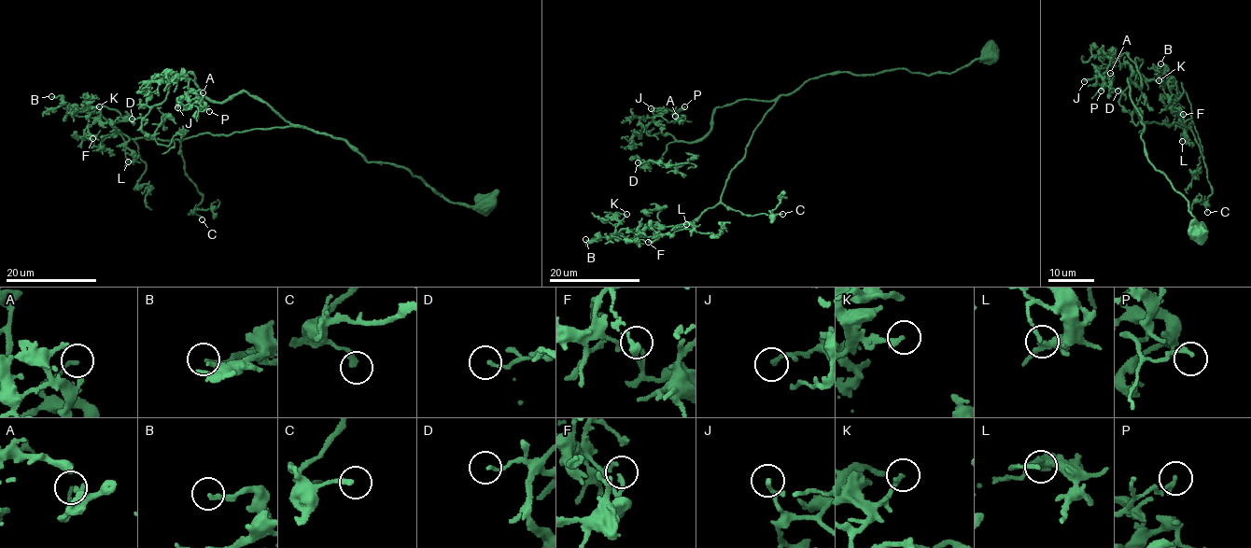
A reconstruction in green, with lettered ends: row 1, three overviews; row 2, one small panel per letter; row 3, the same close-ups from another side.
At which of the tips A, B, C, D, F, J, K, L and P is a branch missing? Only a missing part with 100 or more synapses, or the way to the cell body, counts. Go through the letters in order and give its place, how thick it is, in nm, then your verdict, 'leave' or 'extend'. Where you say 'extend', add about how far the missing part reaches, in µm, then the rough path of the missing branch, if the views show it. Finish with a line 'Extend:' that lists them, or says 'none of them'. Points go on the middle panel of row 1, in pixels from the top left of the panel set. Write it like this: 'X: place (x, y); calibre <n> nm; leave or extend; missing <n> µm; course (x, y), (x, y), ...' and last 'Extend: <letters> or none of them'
A: place (675, 116); calibre 130 nm; leave
B: place (585, 239); calibre 180 nm; leave
C: place (782, 214); calibre 240 nm; leave
D: place (638, 162); calibre 120 nm; leave
F: place (648, 242); calibre 100 nm; leave
J: place (651, 108); calibre 180 nm; leave
K: place (626, 214); calibre 200 nm; leave
L: place (686, 224); calibre 130 nm; leave
P: place (684, 106); calibre 170 nm; leave
Extend: none of them

